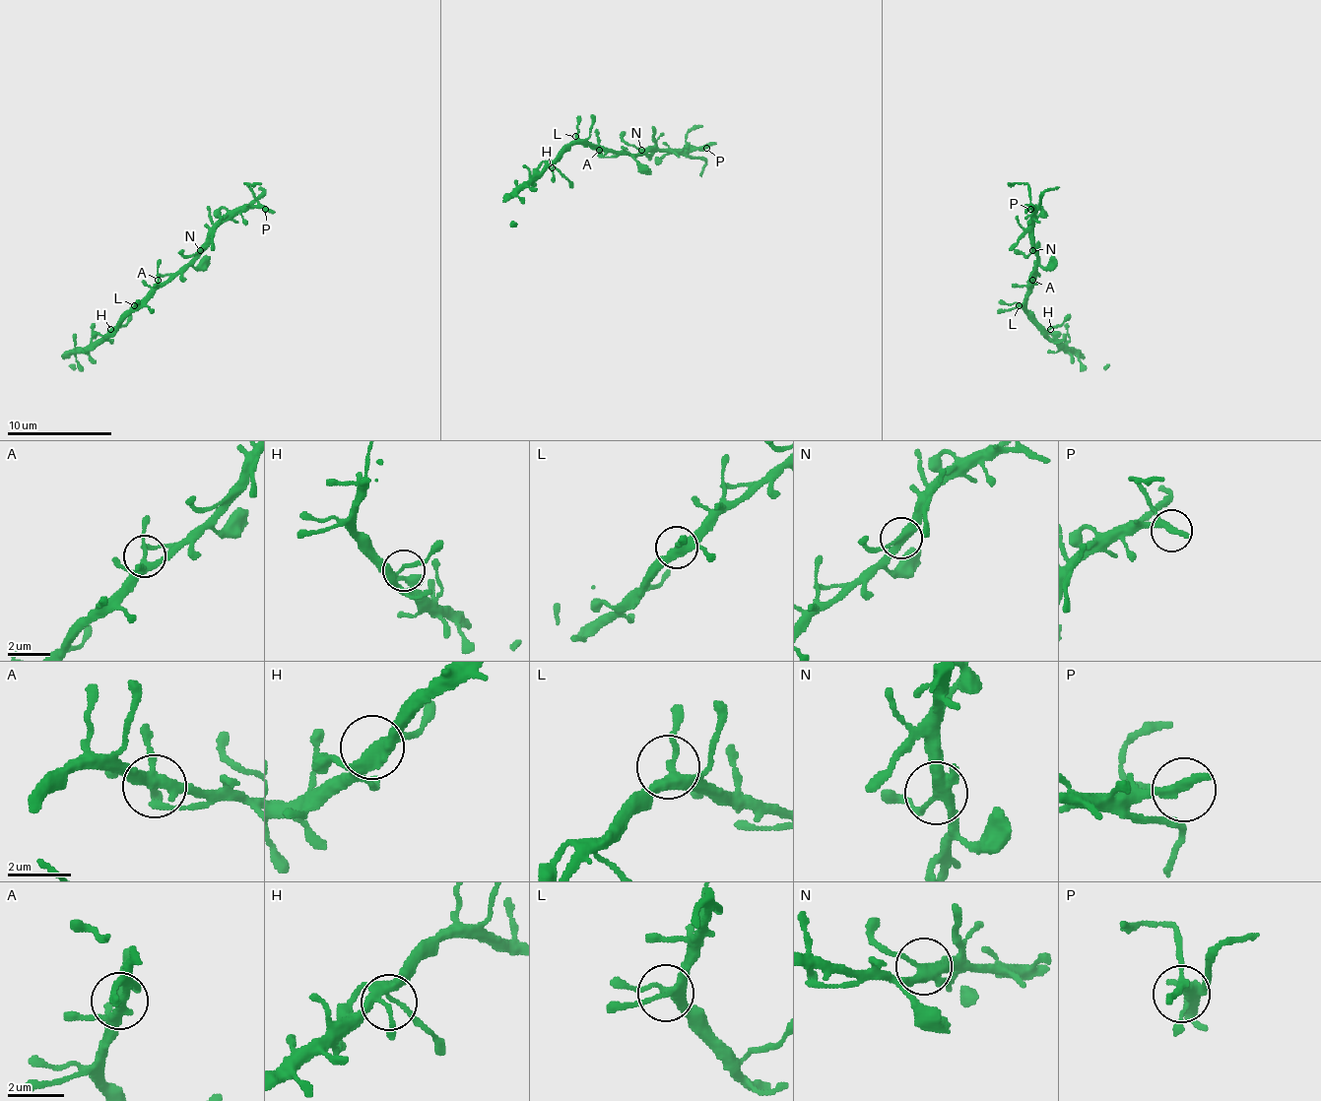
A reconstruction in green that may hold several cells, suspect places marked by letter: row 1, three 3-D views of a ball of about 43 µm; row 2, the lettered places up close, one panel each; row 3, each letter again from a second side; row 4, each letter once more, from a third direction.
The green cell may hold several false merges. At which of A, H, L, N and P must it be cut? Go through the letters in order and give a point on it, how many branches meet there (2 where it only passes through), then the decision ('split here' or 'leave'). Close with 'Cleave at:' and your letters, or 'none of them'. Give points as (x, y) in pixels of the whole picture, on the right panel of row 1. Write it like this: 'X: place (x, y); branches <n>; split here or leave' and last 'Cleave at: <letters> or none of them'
A: place (1032, 280); branches 4; leave
H: place (1050, 329); branches 4; leave
L: place (1019, 305); branches 4; leave
N: place (1032, 250); branches 3; leave
P: place (1030, 209); branches 2; leave
Cleave at: none of them

